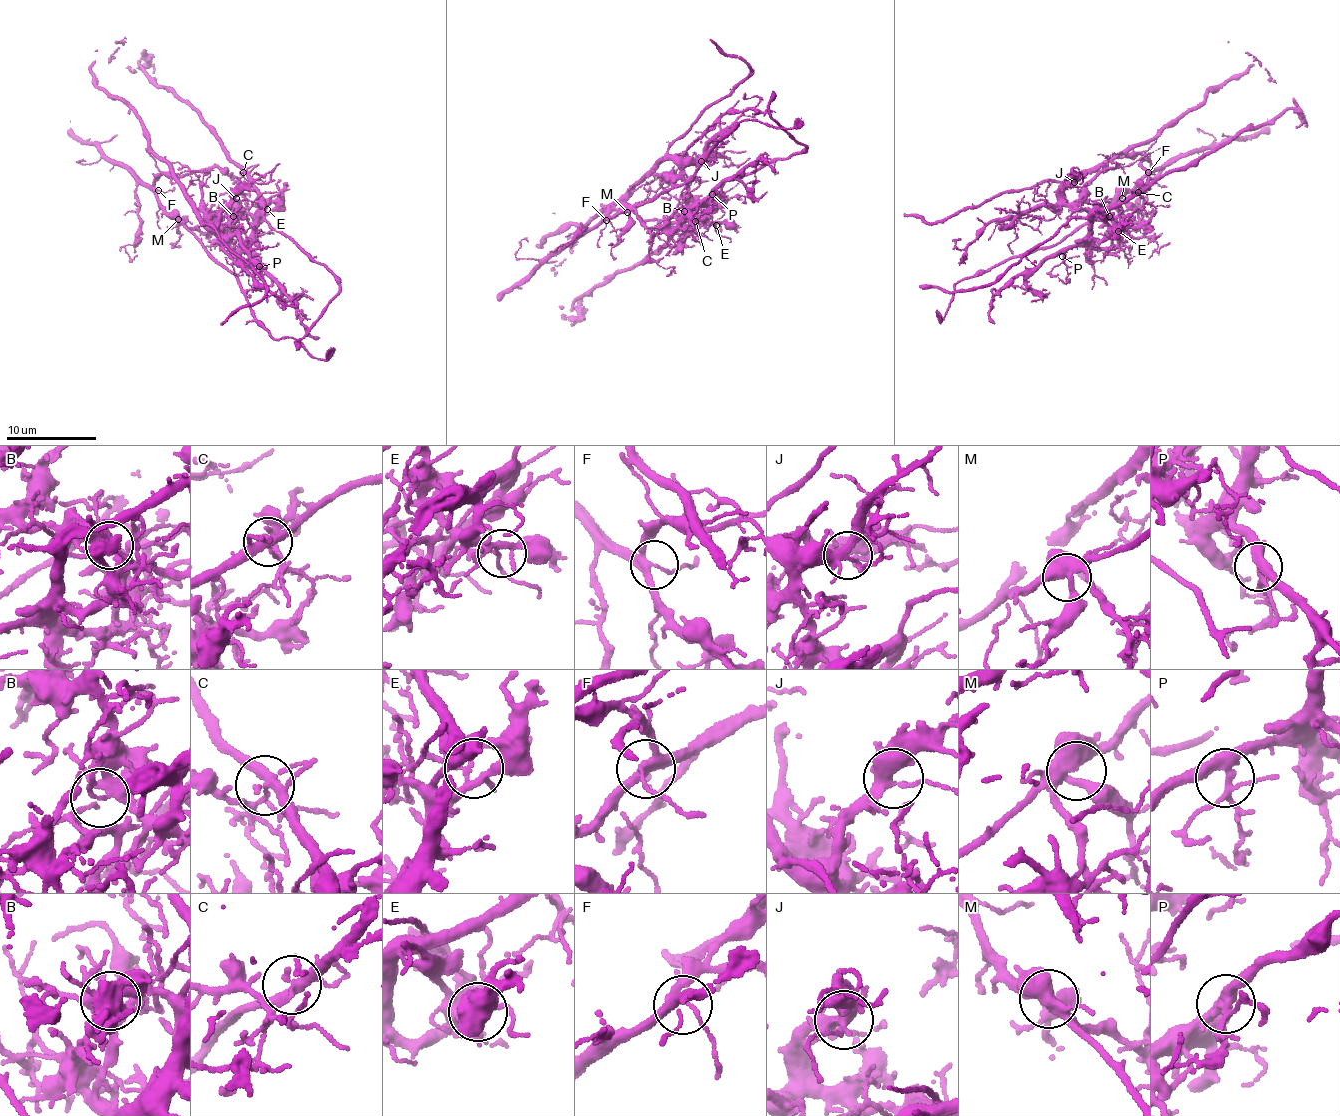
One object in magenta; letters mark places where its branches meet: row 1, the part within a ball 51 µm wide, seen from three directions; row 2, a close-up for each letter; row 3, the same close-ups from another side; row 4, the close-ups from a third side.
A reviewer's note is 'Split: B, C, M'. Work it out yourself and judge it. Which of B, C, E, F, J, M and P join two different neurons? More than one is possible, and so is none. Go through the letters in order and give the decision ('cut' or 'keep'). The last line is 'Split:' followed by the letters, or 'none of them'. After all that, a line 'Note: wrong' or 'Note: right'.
B: cut
C: cut
E: keep
F: keep
J: keep
M: keep
P: keep
Split: B, C
Note: wrong

